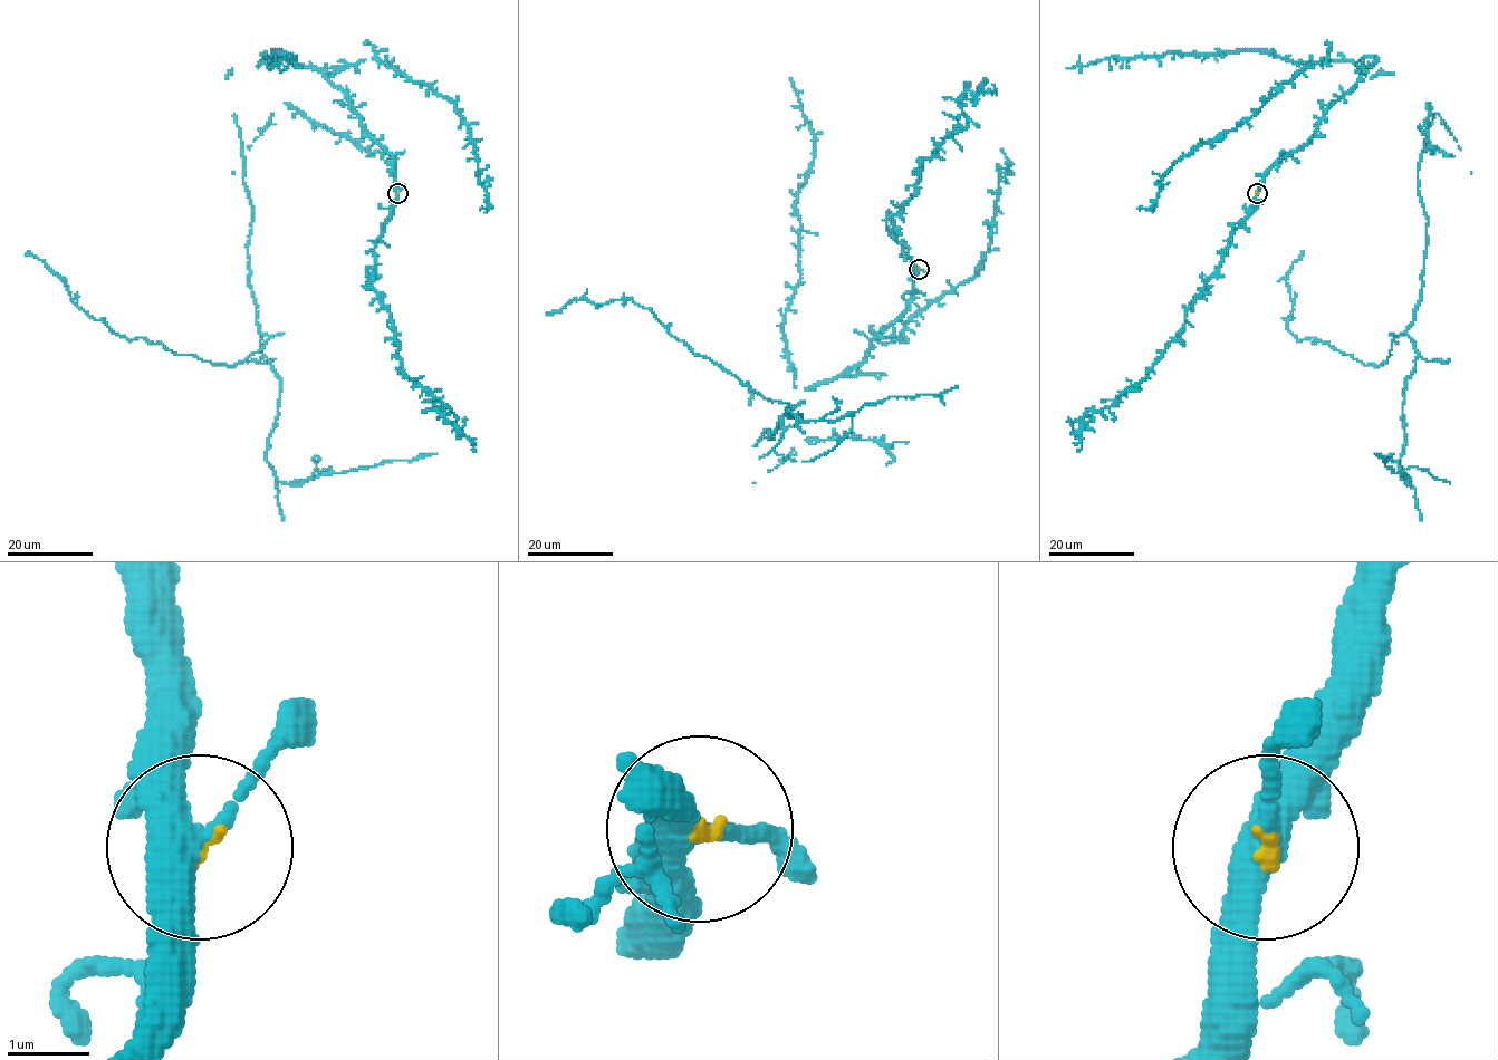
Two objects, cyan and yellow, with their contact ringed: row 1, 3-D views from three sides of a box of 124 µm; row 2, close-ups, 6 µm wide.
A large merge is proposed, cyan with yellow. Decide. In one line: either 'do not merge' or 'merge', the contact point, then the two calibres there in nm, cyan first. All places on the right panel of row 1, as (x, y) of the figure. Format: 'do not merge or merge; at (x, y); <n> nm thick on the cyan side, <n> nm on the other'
merge; at (1257, 193); 380 nm thick on the cyan side, 80 nm on the other

